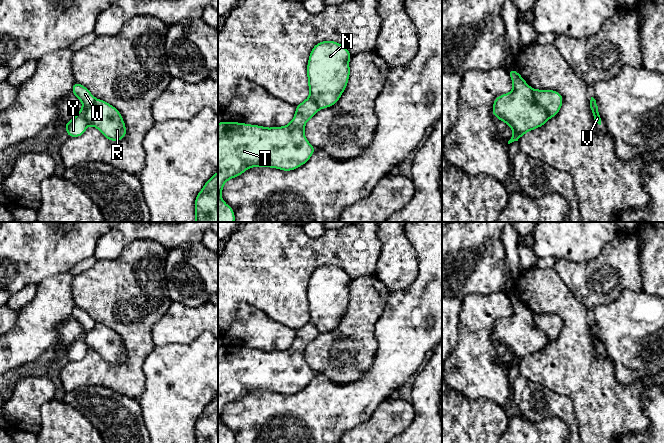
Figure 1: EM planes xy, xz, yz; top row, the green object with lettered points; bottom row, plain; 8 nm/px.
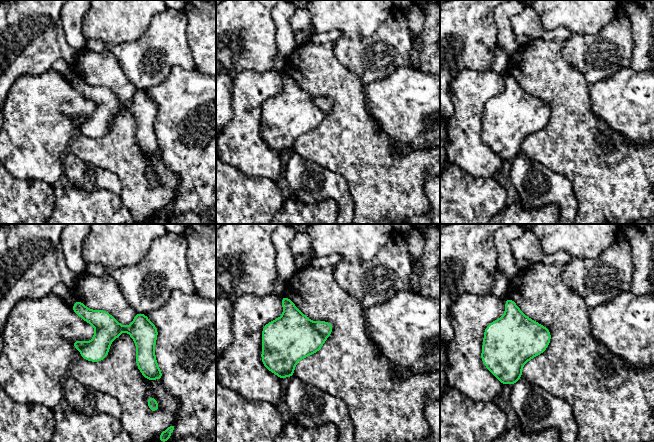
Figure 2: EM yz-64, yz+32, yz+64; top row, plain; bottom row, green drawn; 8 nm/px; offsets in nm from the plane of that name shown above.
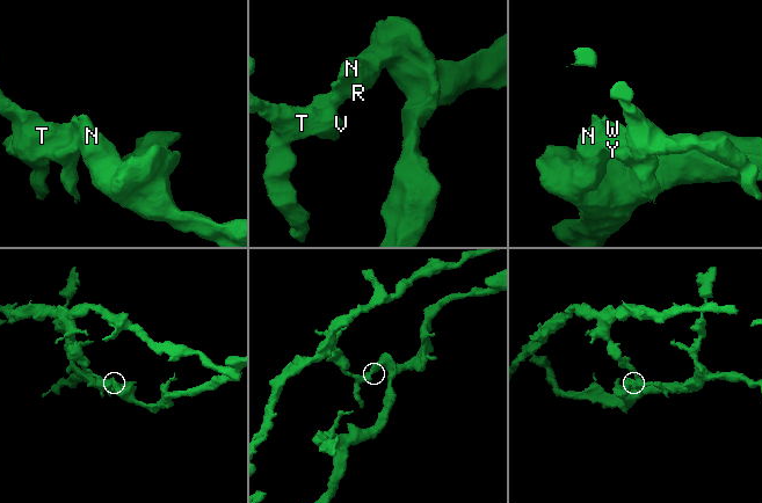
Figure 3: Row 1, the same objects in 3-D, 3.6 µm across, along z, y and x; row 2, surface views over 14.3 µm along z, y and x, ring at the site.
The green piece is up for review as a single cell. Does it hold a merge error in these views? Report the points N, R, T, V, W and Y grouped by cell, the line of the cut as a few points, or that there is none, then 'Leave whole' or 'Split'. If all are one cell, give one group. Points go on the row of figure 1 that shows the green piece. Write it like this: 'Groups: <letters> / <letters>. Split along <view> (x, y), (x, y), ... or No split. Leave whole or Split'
Groups: N R / T V W Y. Split along yz (531, 89), (534, 98), (547, 112), (548, 118). Split

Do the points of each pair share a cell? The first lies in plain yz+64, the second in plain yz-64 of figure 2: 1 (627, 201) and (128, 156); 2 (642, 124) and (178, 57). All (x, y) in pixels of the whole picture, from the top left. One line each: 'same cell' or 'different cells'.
1: same cell
2: different cells

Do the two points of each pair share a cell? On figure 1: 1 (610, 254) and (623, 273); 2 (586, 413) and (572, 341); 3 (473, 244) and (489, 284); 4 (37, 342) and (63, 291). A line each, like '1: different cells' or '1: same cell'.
1: same cell
2: same cell
3: same cell
4: same cell

